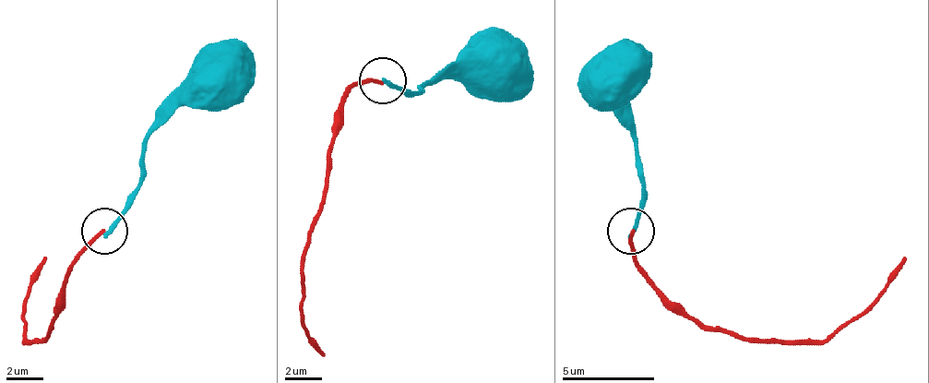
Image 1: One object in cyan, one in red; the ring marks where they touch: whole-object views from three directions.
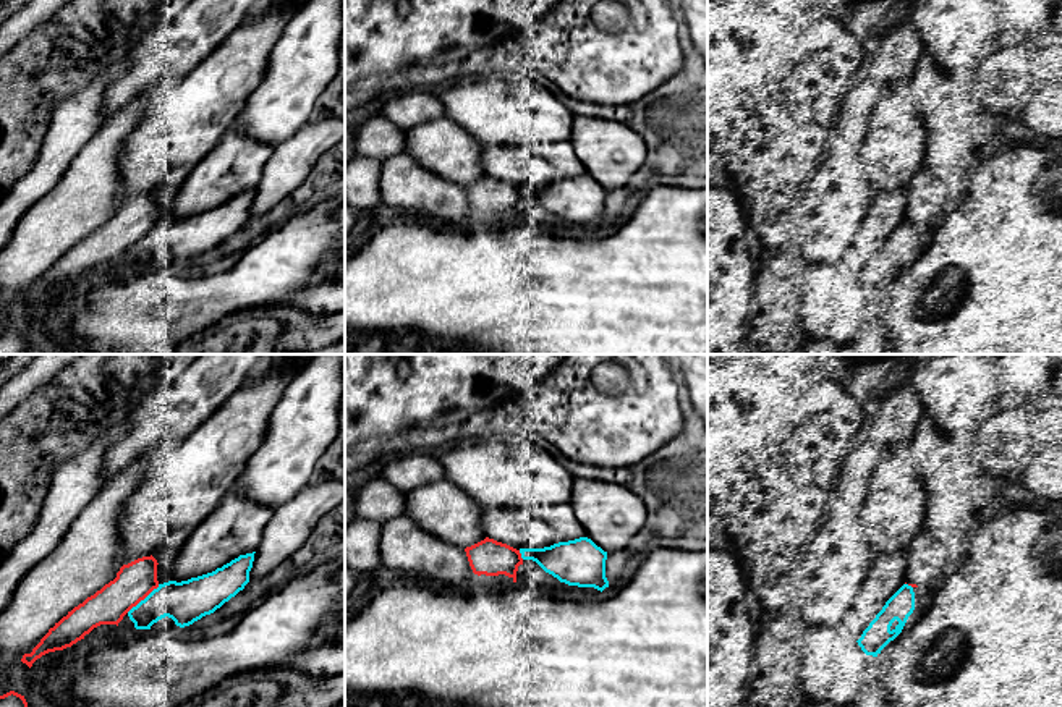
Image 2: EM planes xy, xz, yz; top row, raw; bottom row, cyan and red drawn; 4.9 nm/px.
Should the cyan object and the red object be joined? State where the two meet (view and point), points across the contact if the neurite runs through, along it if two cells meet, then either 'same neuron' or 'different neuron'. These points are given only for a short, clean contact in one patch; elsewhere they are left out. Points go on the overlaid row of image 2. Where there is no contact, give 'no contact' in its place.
contact xy (144, 599); different neuron

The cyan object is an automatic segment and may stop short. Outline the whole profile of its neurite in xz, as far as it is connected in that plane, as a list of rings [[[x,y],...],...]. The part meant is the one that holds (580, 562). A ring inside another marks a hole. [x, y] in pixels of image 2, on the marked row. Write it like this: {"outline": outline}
{"outline": [[[588,537],[544,548],[520,548],[520,553],[523,560],[536,561],[546,573],[568,586],[594,587],[601,592],[609,587],[605,578],[607,552]]]}

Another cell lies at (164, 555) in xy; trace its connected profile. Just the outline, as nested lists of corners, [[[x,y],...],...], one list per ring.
[[[172,548],[123,565],[117,578],[63,616],[21,662],[29,668],[42,655],[71,647],[100,624],[117,624],[160,584],[170,581]]]

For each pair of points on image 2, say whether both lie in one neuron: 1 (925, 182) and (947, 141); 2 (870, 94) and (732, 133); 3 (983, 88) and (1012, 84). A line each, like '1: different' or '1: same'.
1: different
2: different
3: same

